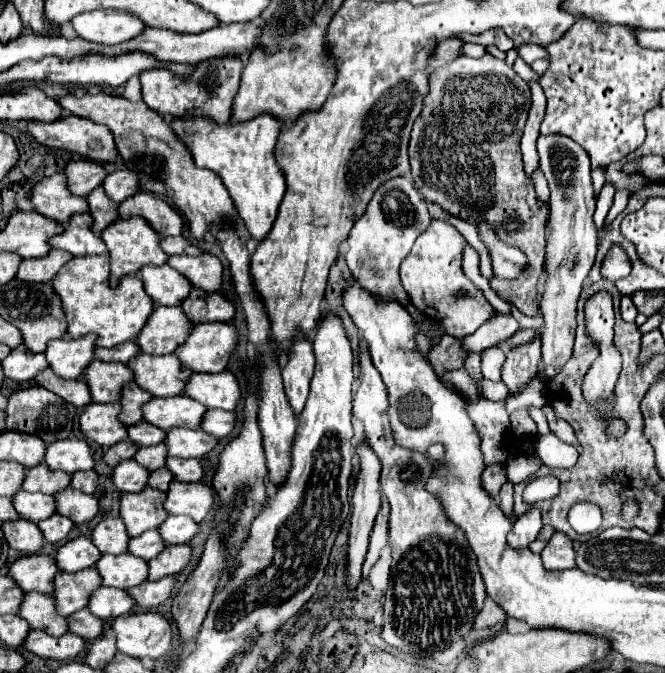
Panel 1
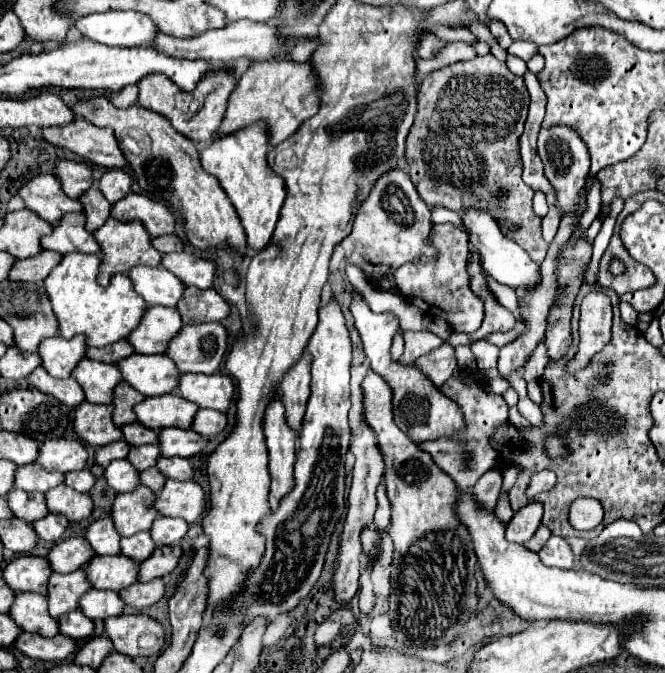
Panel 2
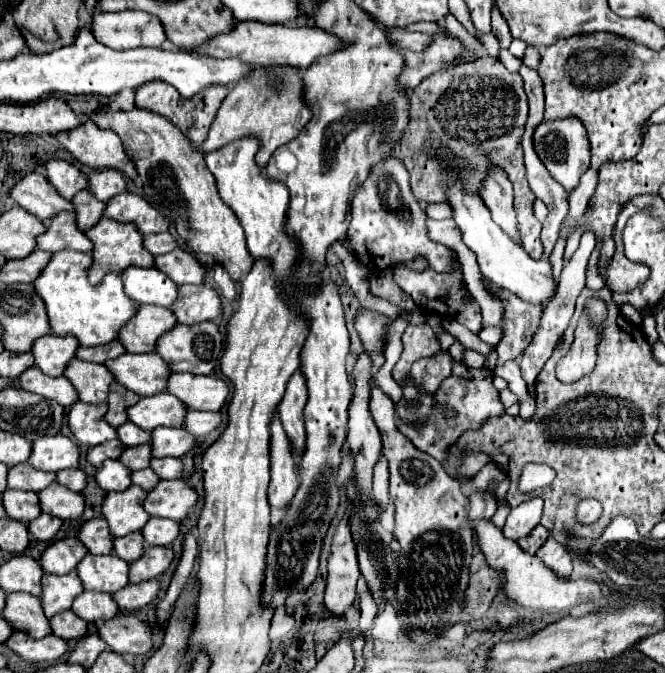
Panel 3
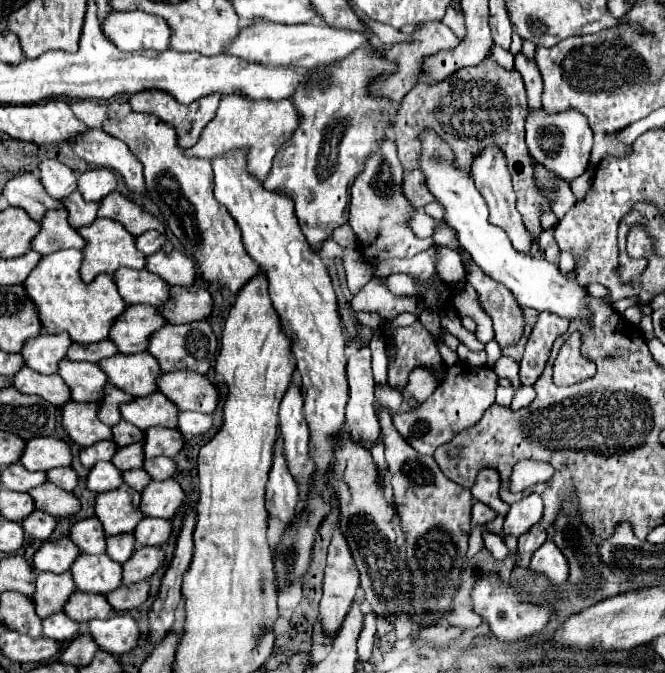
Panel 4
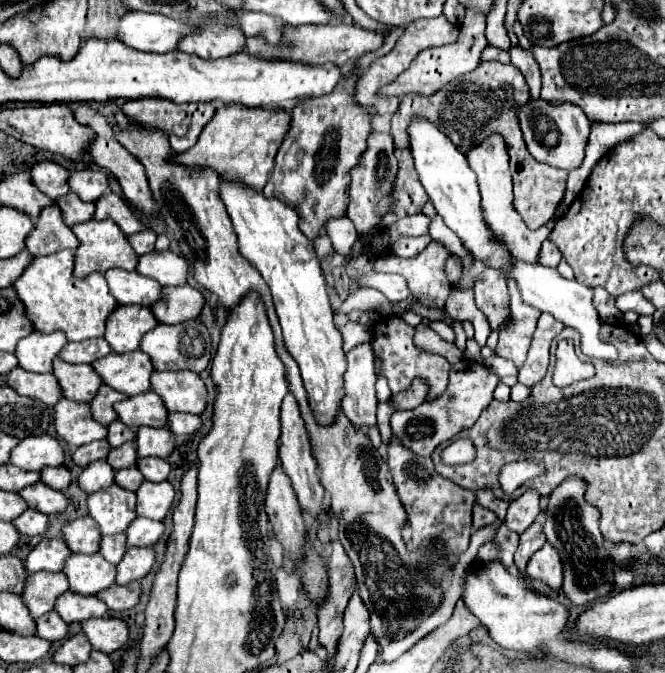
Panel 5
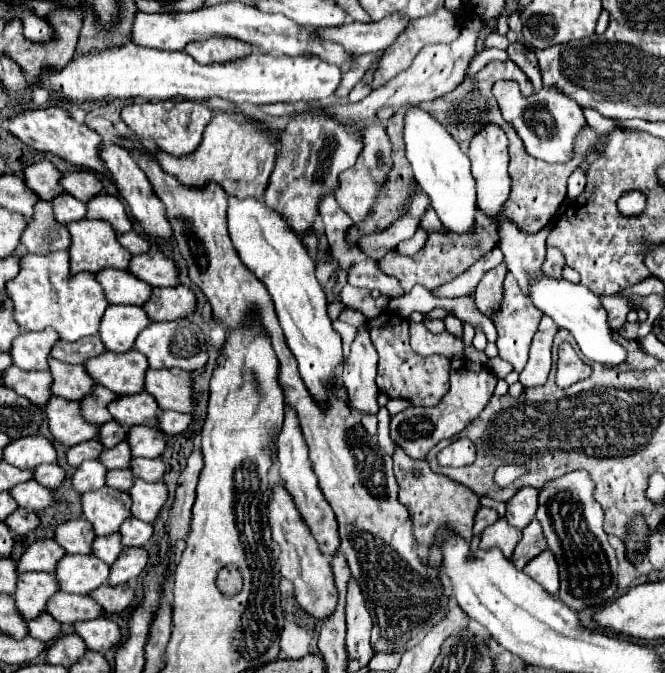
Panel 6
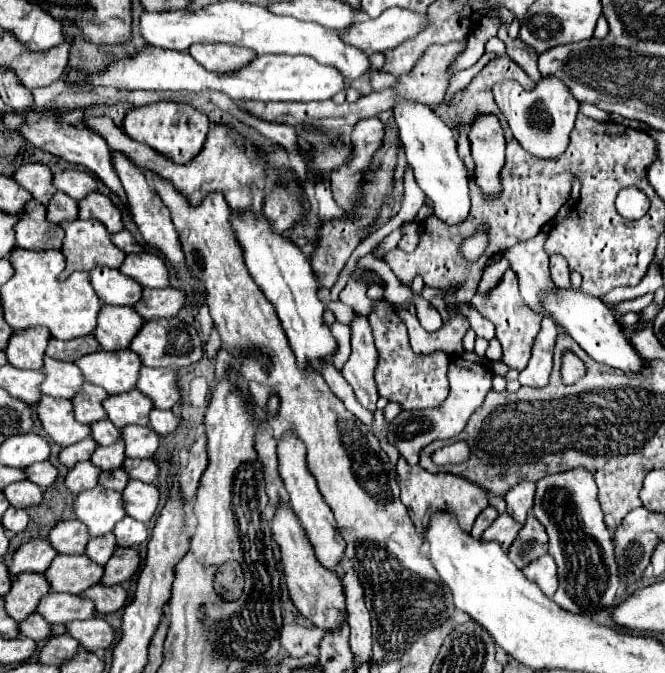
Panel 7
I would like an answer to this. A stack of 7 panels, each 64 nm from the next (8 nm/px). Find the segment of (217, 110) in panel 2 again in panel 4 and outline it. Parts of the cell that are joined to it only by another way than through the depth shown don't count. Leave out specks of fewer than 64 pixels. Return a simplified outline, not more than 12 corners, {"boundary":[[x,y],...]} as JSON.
{"boundary":[[138,92],[132,112],[172,126],[182,150],[214,118],[220,96],[190,106],[164,92]]}

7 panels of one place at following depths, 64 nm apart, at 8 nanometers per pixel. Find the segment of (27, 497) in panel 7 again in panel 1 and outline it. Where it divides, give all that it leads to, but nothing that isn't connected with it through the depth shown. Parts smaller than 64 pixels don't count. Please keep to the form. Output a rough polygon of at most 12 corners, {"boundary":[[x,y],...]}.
{"boundary":[[66,488],[56,512],[74,524],[98,514],[96,496]]}

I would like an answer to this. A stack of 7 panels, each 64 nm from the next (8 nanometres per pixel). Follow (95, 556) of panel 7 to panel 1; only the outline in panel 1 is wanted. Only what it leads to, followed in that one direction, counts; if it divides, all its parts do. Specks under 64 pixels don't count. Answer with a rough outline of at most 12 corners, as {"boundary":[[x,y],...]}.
{"boundary":[[156,530],[128,540],[128,552],[152,560],[166,544]]}

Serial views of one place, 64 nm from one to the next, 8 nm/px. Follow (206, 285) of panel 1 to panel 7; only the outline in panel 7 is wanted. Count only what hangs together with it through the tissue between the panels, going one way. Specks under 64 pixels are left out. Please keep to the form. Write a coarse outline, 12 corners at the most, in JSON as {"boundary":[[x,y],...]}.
{"boundary":[[150,252],[128,254],[122,274],[140,286],[166,288],[168,268]]}

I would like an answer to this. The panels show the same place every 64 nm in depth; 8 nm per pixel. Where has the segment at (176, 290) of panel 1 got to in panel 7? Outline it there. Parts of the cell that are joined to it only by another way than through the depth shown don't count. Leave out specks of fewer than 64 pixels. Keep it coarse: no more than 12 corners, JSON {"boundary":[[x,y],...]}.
{"boundary":[[94,268],[90,284],[104,304],[134,306],[138,282],[112,268]]}

